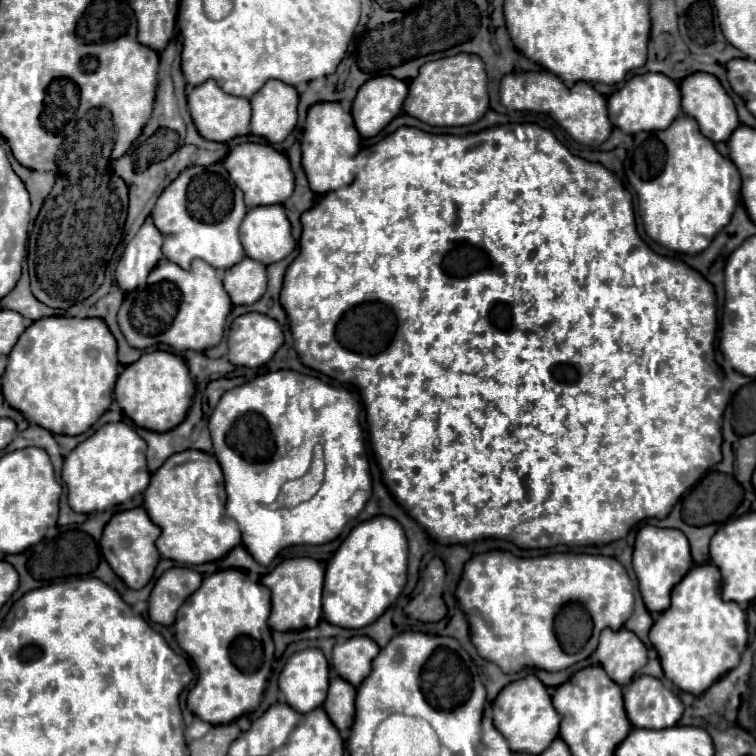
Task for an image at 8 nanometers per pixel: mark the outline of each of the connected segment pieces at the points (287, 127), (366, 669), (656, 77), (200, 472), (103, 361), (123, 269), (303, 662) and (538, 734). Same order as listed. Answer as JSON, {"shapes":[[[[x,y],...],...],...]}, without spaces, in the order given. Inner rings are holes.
{"shapes":[[[[268,80],[252,96],[252,134],[266,138],[270,144],[282,142],[296,126],[298,92],[280,80]]],[[[354,636],[342,644],[334,646],[332,666],[340,678],[350,682],[352,686],[360,686],[360,682],[370,674],[372,660],[380,648],[368,636]]],[[[646,72],[640,76],[632,76],[620,90],[616,90],[612,96],[608,96],[608,116],[612,118],[612,124],[620,128],[626,134],[636,132],[652,132],[652,130],[664,130],[672,124],[672,120],[680,114],[680,88],[678,82],[664,74]]],[[[184,450],[172,454],[160,470],[152,474],[148,490],[144,490],[144,506],[152,522],[162,528],[156,548],[162,558],[182,564],[204,564],[226,556],[240,544],[240,528],[224,510],[226,492],[224,476],[218,460],[202,450]]],[[[40,318],[24,330],[24,334],[8,356],[8,366],[2,376],[4,400],[38,426],[50,430],[52,434],[82,434],[108,410],[112,402],[114,382],[120,372],[116,348],[116,340],[102,318]]],[[[148,218],[138,230],[138,234],[128,242],[116,266],[116,282],[124,292],[132,292],[138,286],[144,286],[150,270],[162,258],[162,242],[164,236]]],[[[306,648],[288,658],[280,672],[282,698],[296,712],[310,712],[324,704],[328,692],[328,662],[320,648]]],[[[528,674],[526,678],[520,678],[504,686],[496,696],[496,700],[492,702],[492,714],[494,714],[494,726],[498,728],[500,734],[504,734],[514,752],[540,754],[558,736],[560,716],[552,706],[546,686],[534,674]]]]}

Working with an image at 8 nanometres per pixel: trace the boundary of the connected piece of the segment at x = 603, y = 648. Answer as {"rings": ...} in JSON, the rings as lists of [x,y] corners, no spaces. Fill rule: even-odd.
{"rings":[[[626,628],[602,630],[594,658],[616,684],[628,684],[646,664],[646,646]]]}

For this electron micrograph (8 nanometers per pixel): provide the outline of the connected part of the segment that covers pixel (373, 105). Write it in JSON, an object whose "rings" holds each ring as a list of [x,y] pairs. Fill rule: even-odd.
{"rings":[[[392,76],[370,78],[356,94],[352,104],[352,116],[356,128],[364,138],[376,136],[392,118],[402,110],[402,102],[408,94],[404,80]]]}

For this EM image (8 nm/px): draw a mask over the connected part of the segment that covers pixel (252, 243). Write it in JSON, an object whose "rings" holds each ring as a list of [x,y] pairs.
{"rings":[[[282,206],[250,208],[240,224],[240,242],[248,258],[274,264],[294,250],[290,222]]]}

